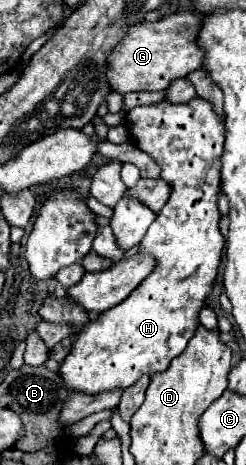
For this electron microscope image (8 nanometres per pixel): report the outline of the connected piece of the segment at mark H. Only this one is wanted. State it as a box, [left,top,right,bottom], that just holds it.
[59,98,225,396]

